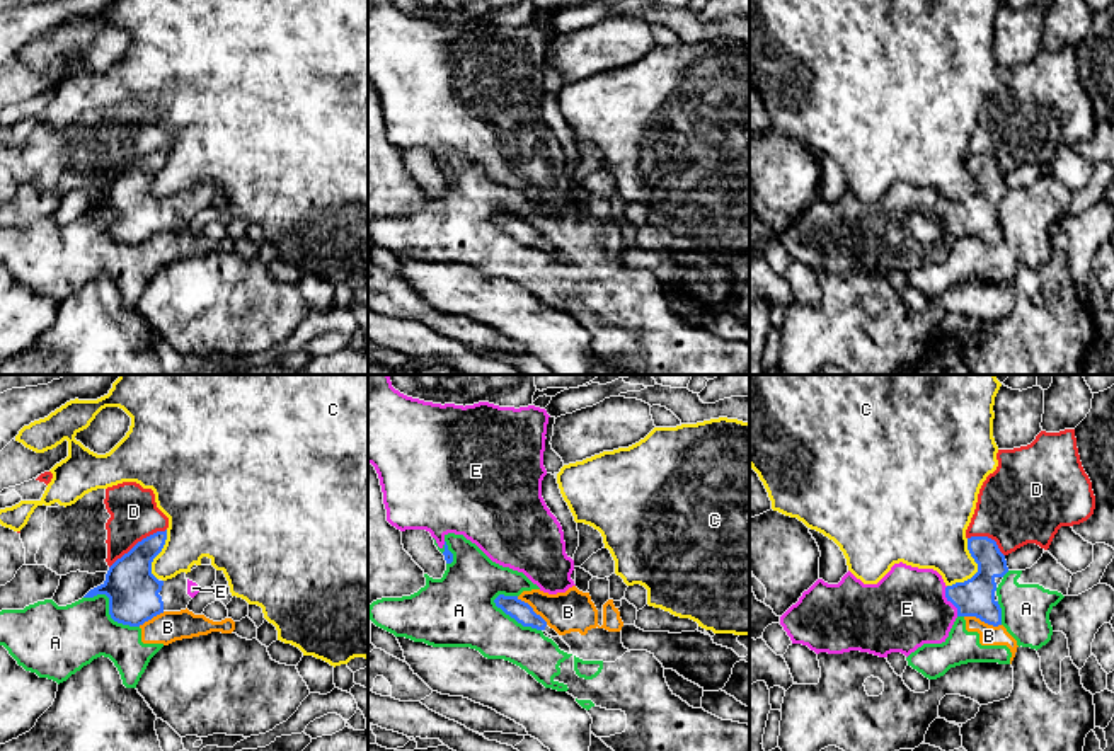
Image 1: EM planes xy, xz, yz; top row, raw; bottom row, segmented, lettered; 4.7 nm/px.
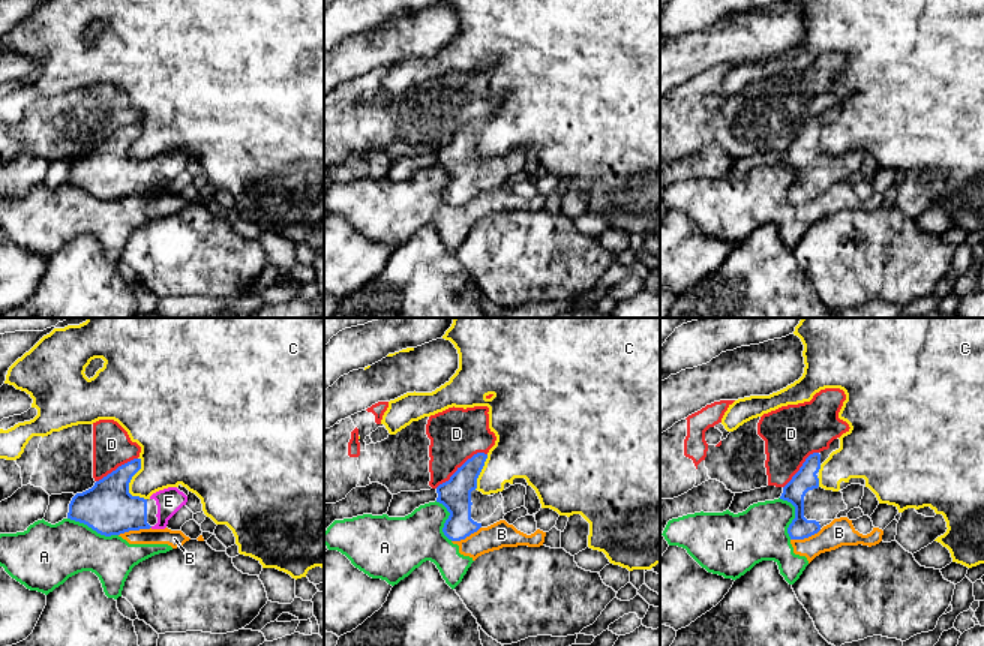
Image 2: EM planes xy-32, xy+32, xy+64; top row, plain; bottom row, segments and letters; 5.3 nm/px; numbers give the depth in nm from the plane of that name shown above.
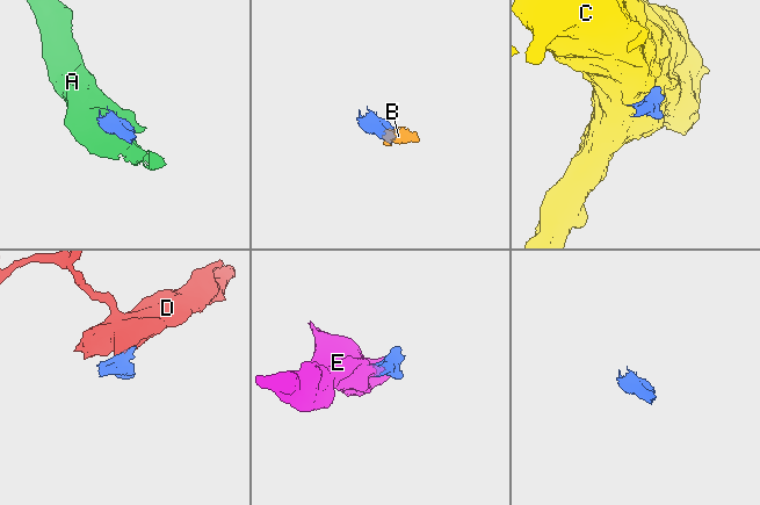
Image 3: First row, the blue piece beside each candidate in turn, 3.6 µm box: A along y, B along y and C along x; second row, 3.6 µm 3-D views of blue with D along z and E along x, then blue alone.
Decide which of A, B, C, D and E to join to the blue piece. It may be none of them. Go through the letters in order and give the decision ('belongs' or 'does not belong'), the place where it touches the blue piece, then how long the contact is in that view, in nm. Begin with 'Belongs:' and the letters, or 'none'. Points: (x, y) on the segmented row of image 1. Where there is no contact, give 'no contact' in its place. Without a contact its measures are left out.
Belongs: E
A: does not belong | xz (516, 620) | 280 nm
B: does not belong | yz (983, 620) | 180 nm
C: does not belong | yz (978, 569) | 260 nm
D: does not belong | xy (138, 542) | 320 nm
E: belongs | yz (949, 600) | 160 nm

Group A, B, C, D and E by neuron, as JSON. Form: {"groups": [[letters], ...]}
{"groups": [["A", "B"], ["C"], ["D"], ["E"]]}

